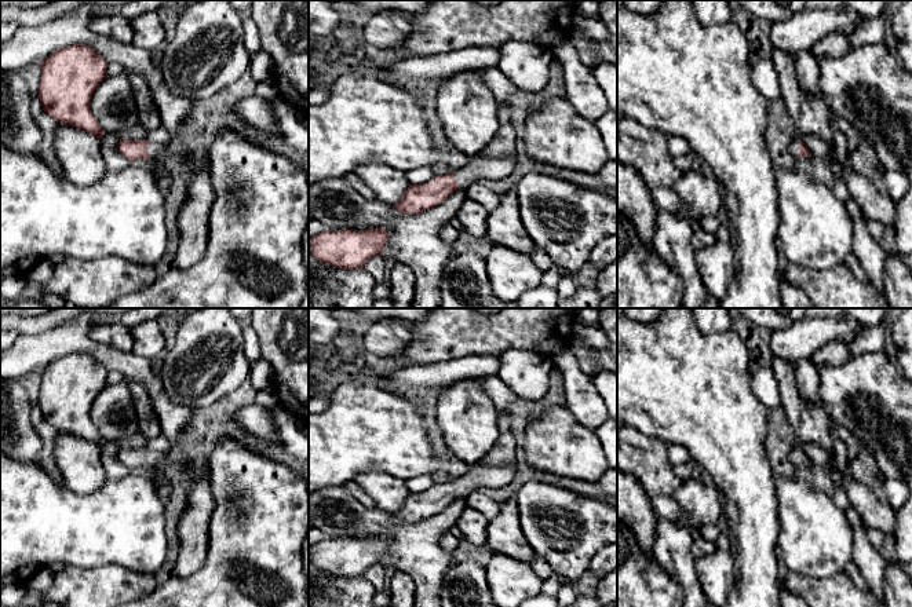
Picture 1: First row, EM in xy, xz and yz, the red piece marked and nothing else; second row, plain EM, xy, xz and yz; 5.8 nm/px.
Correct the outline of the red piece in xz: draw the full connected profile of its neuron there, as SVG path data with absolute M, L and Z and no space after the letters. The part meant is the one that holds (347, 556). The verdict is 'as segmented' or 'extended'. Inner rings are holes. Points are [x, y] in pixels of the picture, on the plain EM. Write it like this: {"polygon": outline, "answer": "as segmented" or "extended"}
{"polygon": "M387 535L324 538L309 546L309 560L338 577L364 577L371 566L382 563L387 544Z", "answer": "as segmented"}

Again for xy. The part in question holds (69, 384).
{"polygon": "M72 352L51 361L40 377L43 418L56 431L101 447L106 439L91 420L91 406L107 385L107 369L92 355Z", "answer": "as segmented"}

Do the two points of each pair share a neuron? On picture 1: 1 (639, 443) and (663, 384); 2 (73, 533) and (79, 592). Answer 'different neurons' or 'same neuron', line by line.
1: different neurons
2: different neurons

